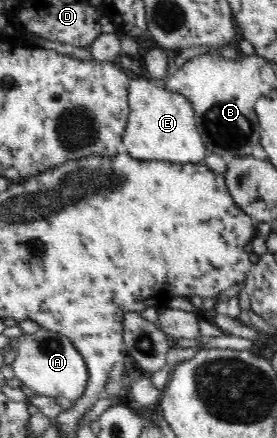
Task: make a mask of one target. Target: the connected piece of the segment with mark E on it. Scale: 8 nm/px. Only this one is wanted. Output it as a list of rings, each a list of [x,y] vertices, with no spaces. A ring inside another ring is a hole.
[[[142,75],[128,82],[128,124],[122,134],[124,151],[138,160],[163,160],[198,164],[207,155],[207,147],[196,126],[194,107],[178,92],[170,92],[163,81]]]

